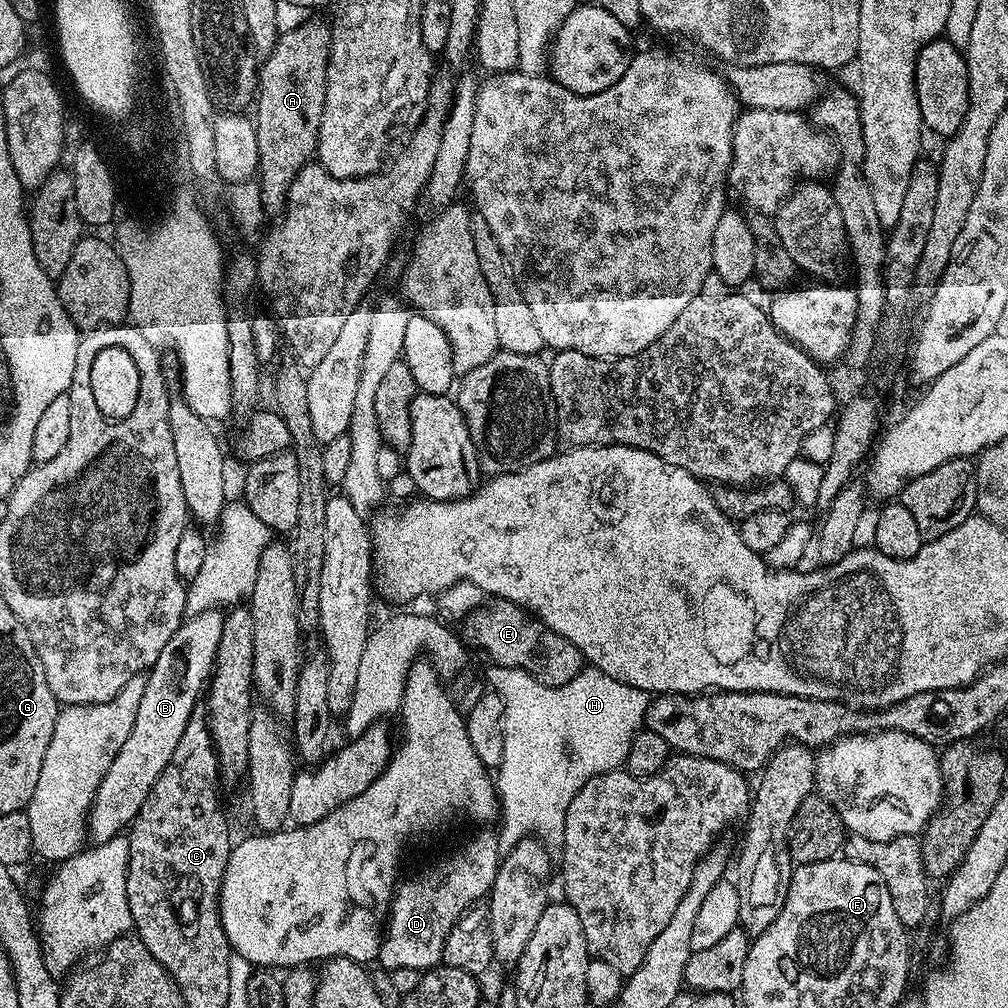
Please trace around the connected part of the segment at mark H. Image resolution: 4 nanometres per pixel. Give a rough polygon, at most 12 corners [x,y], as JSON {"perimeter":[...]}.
{"perimeter":[[489,667],[506,702],[499,835],[564,842],[649,693],[585,667],[561,688]]}

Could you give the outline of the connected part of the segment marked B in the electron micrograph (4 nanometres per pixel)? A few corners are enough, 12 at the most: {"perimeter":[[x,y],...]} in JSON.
{"perimeter":[[225,613],[185,619],[148,669],[134,726],[88,812],[117,839],[209,685]]}

